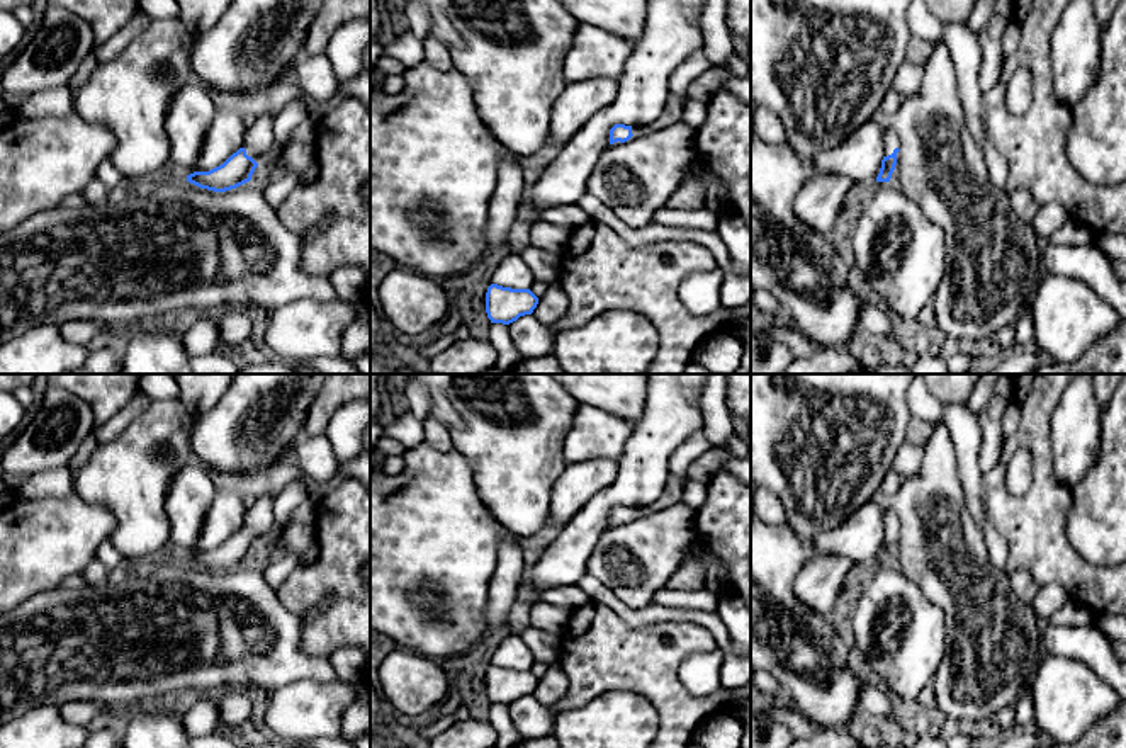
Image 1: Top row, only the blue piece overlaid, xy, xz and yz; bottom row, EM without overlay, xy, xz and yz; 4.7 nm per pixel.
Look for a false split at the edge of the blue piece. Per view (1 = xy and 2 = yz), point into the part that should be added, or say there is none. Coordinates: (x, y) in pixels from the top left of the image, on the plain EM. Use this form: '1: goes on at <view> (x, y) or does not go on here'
1: goes on at xy (258, 522)
2: goes on at yz (892, 522)

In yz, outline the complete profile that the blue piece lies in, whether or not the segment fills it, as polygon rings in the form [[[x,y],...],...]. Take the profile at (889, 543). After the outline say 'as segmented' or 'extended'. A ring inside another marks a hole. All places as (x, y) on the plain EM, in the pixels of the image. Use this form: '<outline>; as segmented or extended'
[[[887,505],[885,507],[885,537],[881,541],[881,549],[876,558],[876,563],[890,563],[898,541],[898,532],[900,532],[898,515],[890,505]]]; extended

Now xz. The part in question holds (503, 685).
[[[491,665],[486,673],[486,694],[491,704],[510,706],[520,697],[532,695],[538,678],[530,670],[511,670]]]; as segmented

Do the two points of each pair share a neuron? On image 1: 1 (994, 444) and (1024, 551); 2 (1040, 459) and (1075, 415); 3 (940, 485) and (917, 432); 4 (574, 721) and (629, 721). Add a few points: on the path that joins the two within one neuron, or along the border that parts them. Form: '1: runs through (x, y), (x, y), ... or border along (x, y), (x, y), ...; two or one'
1: border along (1006, 437), (999, 461), (985, 475); two
2: border along (1055, 408), (1050, 419), (1052, 470), (1065, 485); two
3: border along (934, 422), (934, 429), (923, 446); two
4: runs through (588, 721), (615, 721); one

